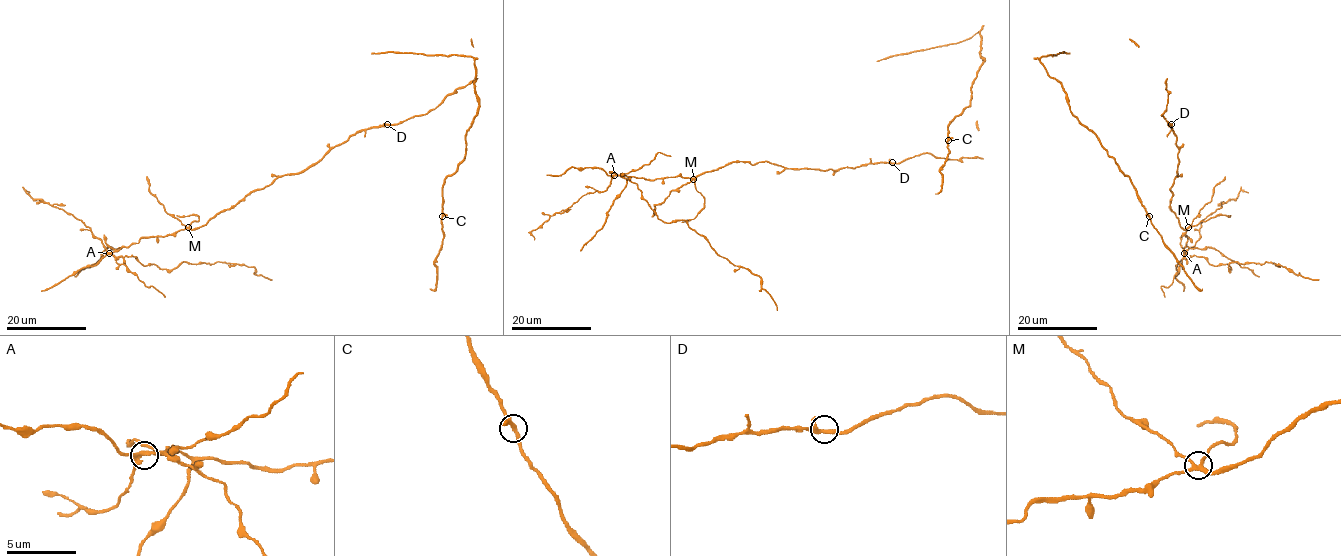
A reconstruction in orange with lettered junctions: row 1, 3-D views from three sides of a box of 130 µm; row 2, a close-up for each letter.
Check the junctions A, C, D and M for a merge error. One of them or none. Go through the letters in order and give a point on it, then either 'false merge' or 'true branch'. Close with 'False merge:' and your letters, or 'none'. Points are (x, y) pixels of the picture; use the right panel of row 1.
A: place (1184, 253); false merge
C: place (1149, 216); true branch
D: place (1171, 124); true branch
M: place (1188, 227); true branch
False merge: A

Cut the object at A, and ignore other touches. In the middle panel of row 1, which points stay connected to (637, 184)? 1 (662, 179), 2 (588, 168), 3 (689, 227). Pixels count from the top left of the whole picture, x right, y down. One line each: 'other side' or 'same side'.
1: other side
2: other side
3: same side

